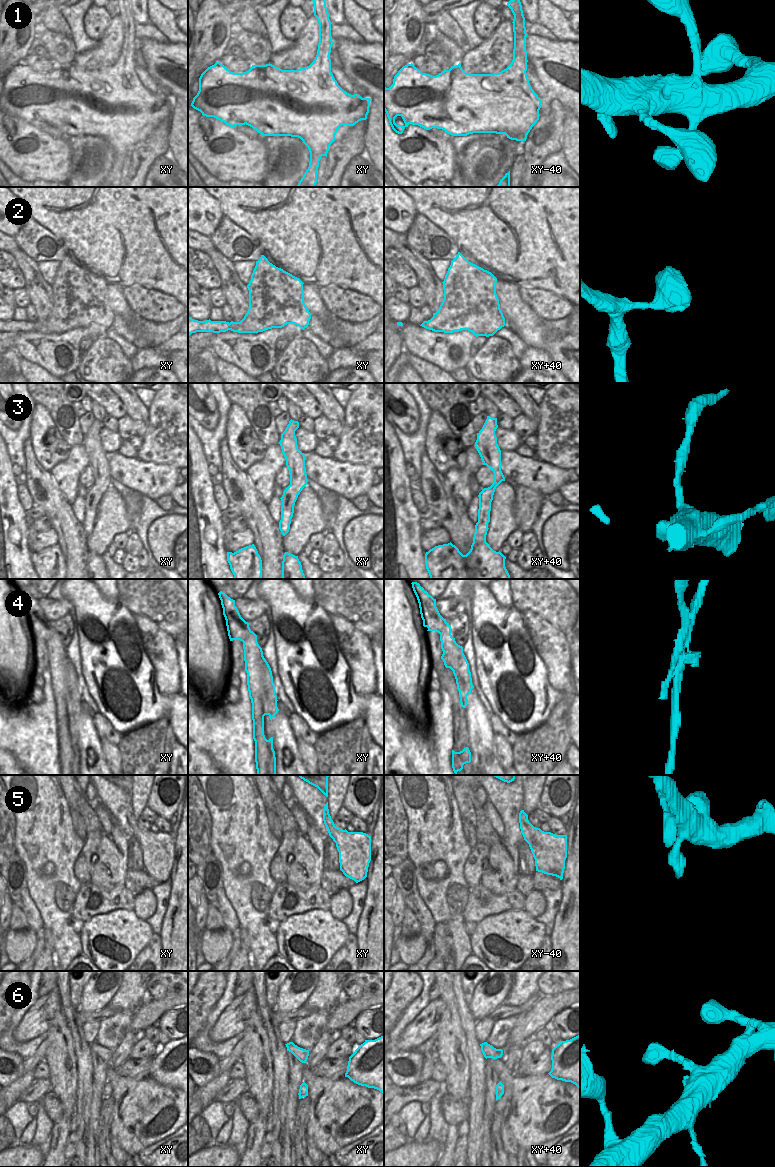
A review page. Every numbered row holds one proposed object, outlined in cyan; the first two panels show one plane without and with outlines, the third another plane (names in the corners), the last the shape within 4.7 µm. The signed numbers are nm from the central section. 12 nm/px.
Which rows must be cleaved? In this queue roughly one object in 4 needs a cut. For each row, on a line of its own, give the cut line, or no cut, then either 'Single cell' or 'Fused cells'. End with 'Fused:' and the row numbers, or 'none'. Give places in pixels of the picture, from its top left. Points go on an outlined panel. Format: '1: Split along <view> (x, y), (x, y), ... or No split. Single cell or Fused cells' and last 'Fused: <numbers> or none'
1: No split. Single cell
2: No split. Single cell
3: Split along xy (290, 520), (279, 525). Fused cells
4: Split along xy+40 (445, 621), (445, 626), (440, 634). Fused cells
5: No split. Single cell
6: No split. Single cell
Fused: 3, 4.

